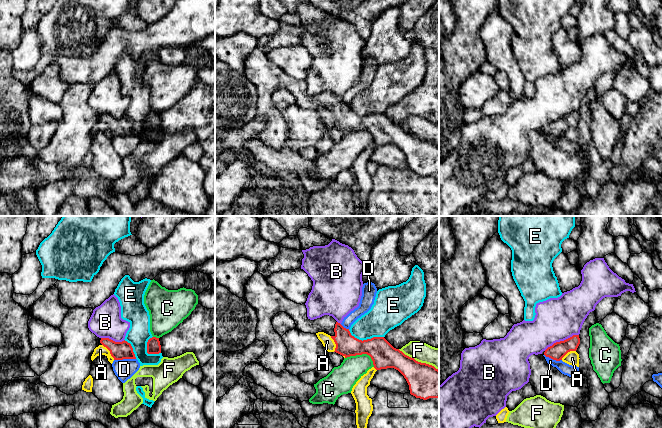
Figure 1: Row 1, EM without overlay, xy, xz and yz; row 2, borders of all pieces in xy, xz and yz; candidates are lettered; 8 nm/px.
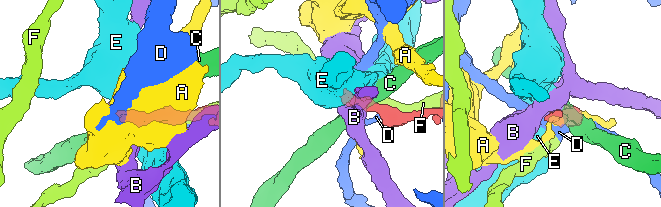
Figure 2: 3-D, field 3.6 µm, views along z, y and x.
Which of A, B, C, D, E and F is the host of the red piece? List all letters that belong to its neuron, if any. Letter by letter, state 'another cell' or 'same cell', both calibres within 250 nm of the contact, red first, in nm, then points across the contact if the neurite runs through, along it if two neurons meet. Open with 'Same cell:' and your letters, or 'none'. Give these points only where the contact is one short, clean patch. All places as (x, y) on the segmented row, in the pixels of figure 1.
Same cell: none
A: another cell; calibres 140 and 80 nm
B: another cell; calibres 140 and 360 nm; border yz (578, 334), (573, 334), (563, 340), (556, 341), (544, 350)
C: another cell; calibres 200 and 200 nm; border xz (345, 358), (351, 355), (367, 354), (374, 366)
D: another cell; calibres 140 and 160 nm
E: another cell; calibres 200 and 240 nm; border xz (348, 329), (352, 335), (362, 340), (383, 336)
F: another cell; calibres 280 and 160 nm

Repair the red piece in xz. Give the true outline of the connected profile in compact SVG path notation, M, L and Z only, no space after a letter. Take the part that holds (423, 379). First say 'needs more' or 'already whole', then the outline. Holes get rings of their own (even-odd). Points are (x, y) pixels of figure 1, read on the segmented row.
needs more | M259 272L250 277L244 290L245 300L255 309L258 317L256 340L266 344L265 352L257 361L264 368L274 373L286 369L288 349L272 325L273 317L279 312L285 312L295 321L297 330L311 334L324 332L330 335L336 344L334 352L345 358L367 354L376 370L398 370L406 379L410 394L416 398L439 398L439 370L405 355L384 337L359 340L351 335L349 329L344 328L329 315L310 320L305 304L297 304L287 299Z

